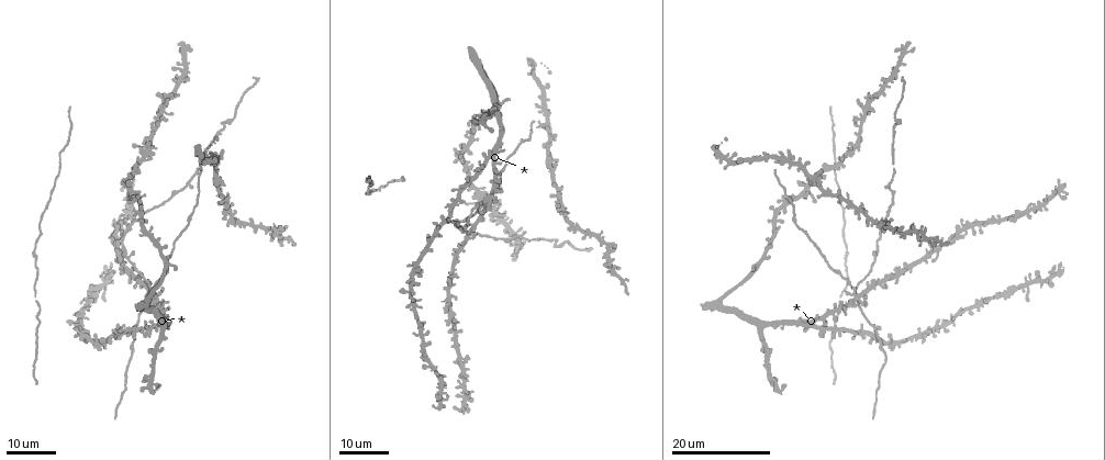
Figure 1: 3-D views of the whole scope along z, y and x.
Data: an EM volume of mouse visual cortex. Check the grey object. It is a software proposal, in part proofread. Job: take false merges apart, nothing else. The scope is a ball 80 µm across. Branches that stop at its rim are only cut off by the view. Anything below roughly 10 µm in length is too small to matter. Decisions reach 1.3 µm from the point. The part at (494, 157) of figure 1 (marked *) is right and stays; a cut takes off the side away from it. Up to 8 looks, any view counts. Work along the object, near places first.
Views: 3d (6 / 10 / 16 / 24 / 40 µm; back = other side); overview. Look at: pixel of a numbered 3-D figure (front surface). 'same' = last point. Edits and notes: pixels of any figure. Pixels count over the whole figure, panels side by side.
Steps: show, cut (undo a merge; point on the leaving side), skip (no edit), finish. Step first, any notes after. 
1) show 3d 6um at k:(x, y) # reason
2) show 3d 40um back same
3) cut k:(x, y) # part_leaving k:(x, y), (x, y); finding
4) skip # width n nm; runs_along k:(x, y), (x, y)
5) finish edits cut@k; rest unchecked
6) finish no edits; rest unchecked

show 3d 24um at 1:(150, 287) # arms part here

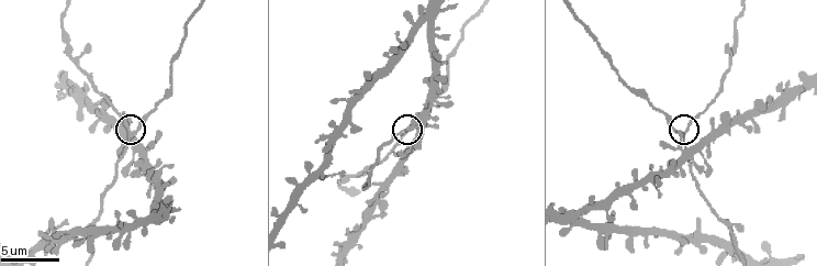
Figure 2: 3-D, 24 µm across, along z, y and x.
show 3d 6um at 2:(132, 133)

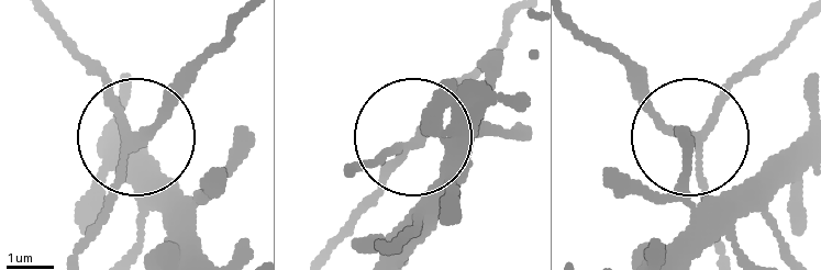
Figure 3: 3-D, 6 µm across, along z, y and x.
skip # width 170 nm; runs_along 3:(199, 248), (120, 177), (123, 117), (65, 40); one neuron here

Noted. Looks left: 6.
show 3d 10um at 2:(351, 174) # thick turns thin

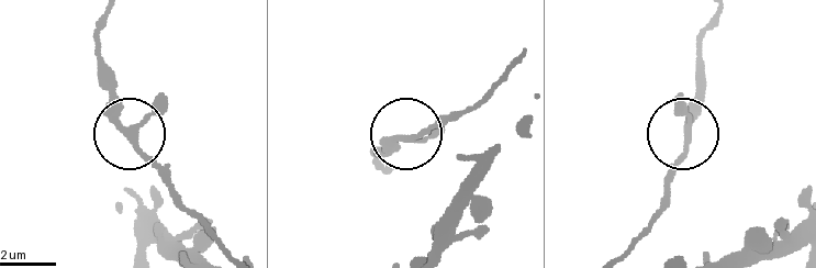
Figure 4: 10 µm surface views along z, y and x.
skip # width 260 nm; runs_along 4:(228, 254), (136, 141), (103, 79); continuous, no second neuron

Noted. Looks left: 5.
show 3d 24um at 1:(146, 210) # sudden change in width

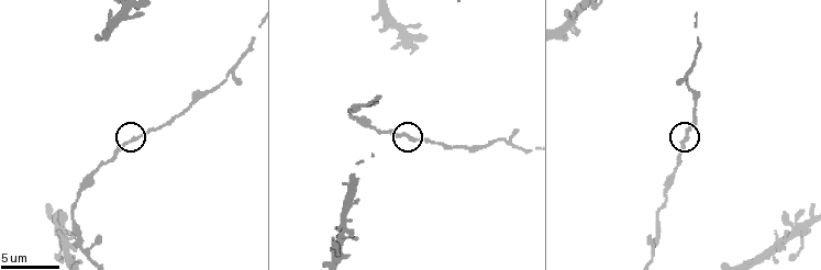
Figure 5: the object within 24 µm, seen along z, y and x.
show 3d 10um at 5:(407, 136) # closer look

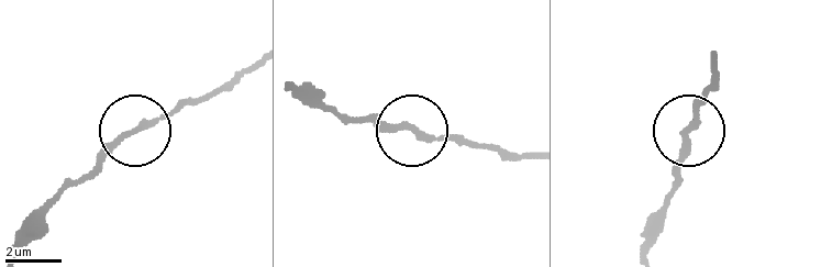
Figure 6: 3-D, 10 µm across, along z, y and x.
skip # runs_along 6:(642, 247), (644, 226), (677, 181), (699, 101); one neuron here

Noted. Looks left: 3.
show 3d 6um at 5:(465, 149) # thick turns thin

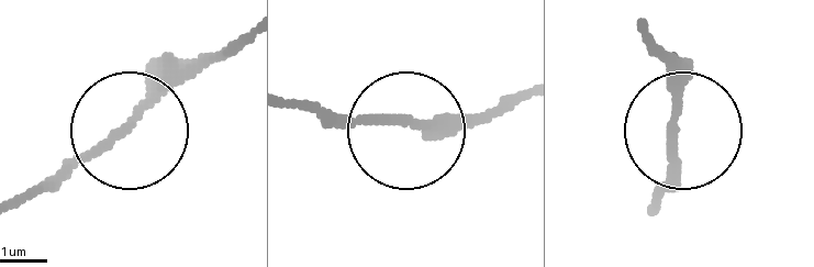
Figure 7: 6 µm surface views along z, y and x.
show 3d 6um back at 7:(673, 121)

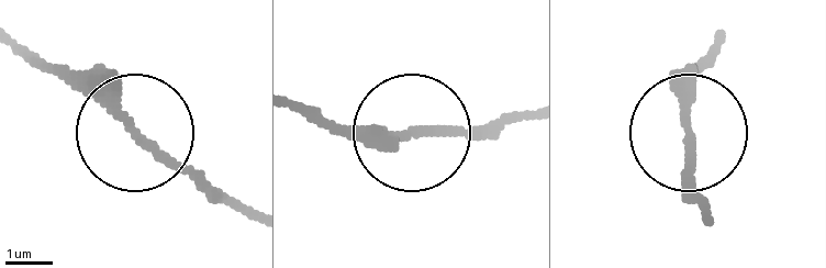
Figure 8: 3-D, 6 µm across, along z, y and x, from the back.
skip # runs_along 8:(529, 114), (470, 130), (321, 130); continuous, no second neuron

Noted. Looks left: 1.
finish no edits; rest unchecked

